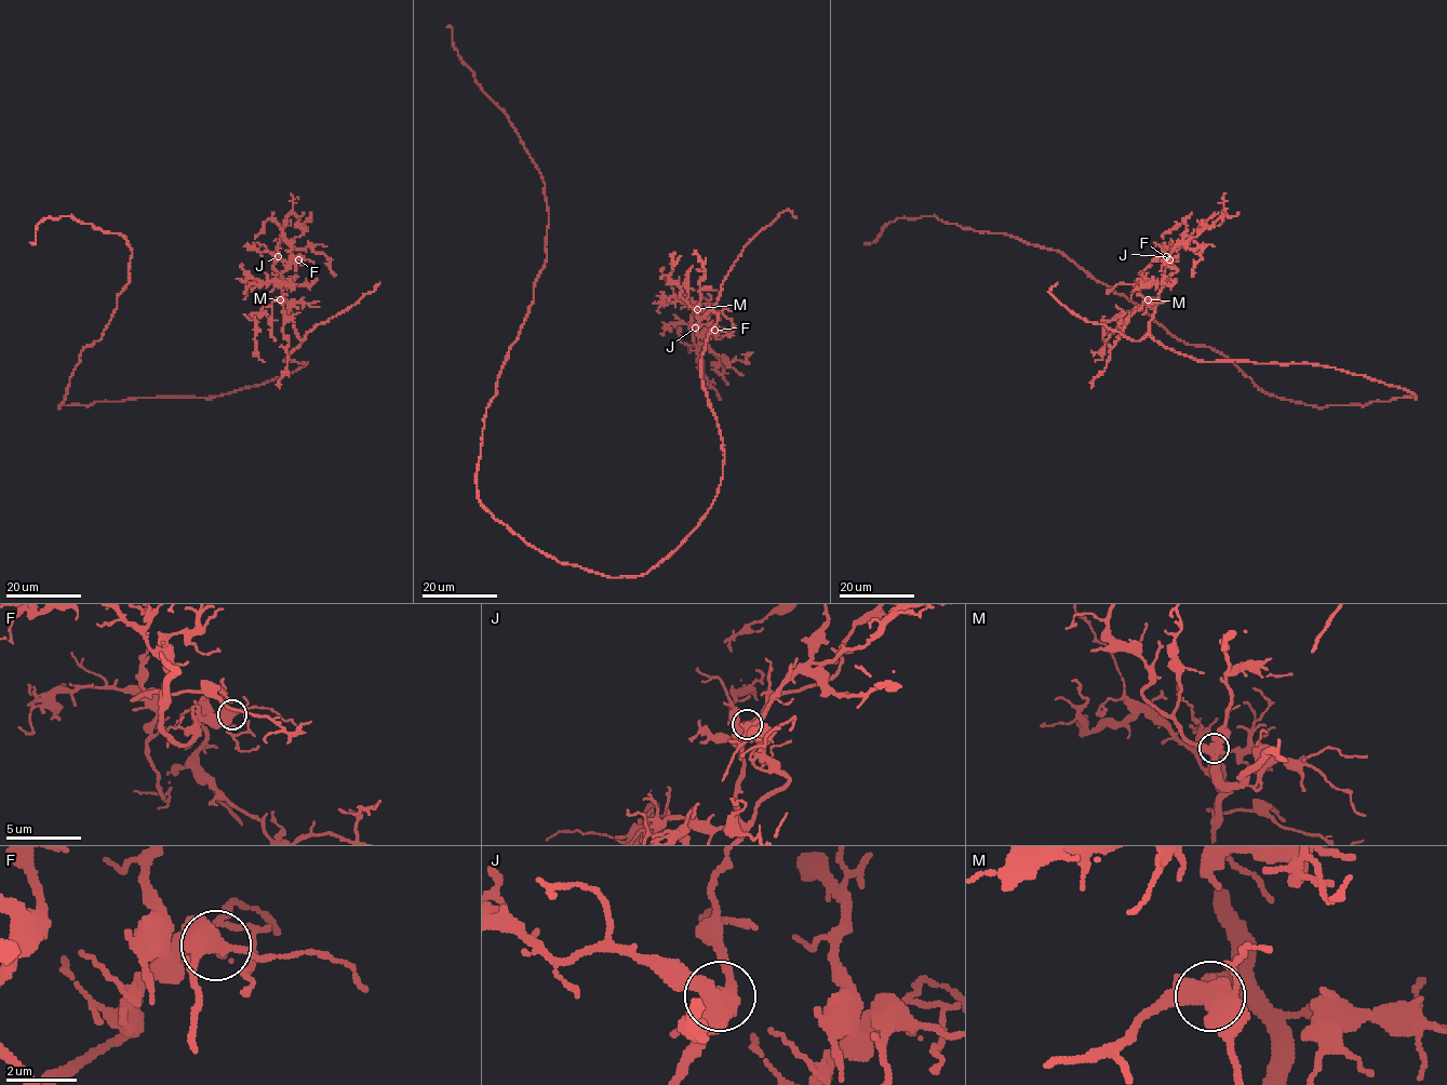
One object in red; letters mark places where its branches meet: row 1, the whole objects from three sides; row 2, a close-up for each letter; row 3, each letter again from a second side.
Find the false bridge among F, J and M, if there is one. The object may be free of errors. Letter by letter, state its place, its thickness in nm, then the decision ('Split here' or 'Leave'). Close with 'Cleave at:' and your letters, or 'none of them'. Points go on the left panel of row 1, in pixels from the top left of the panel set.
F: Place: (298, 259). Thickness 500 nm. Leave
J: Place: (278, 256). Thickness 500 nm. Leave
M: Place: (280, 299). Thickness 500 nm. Leave
Cleave at: none of them

